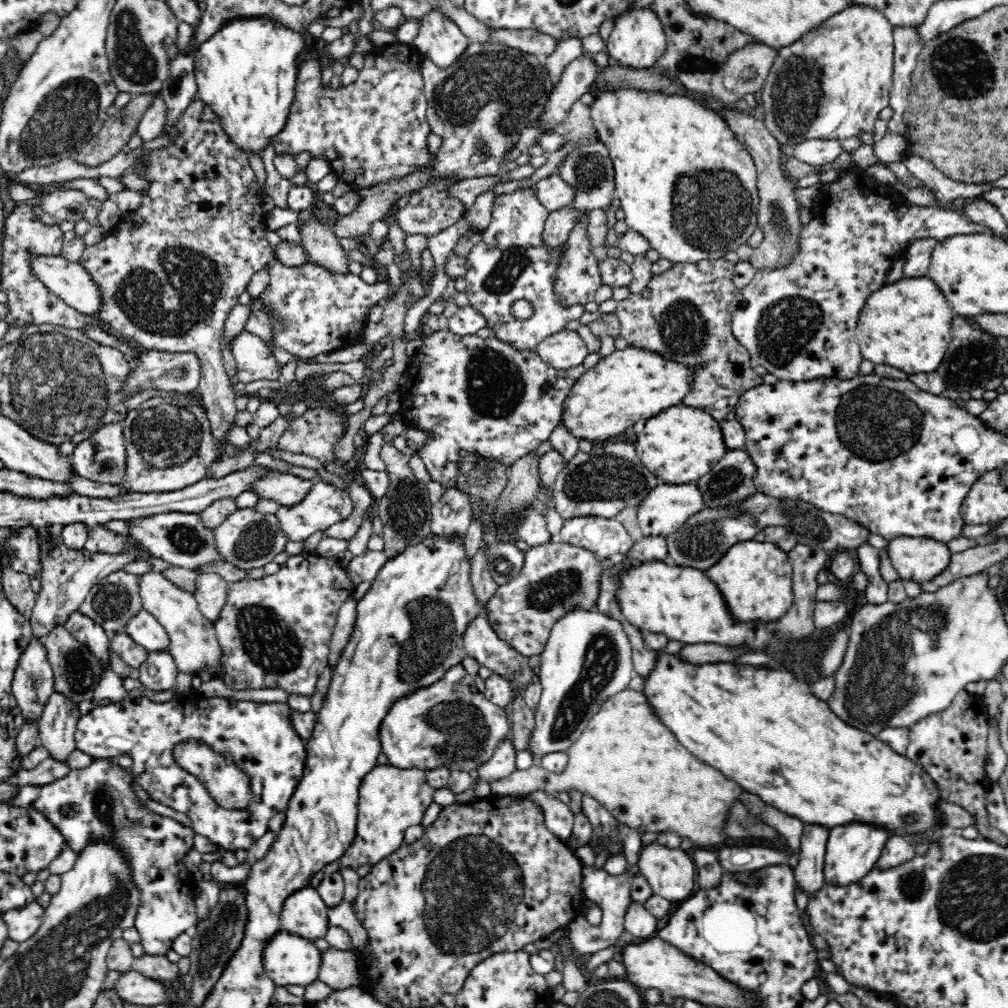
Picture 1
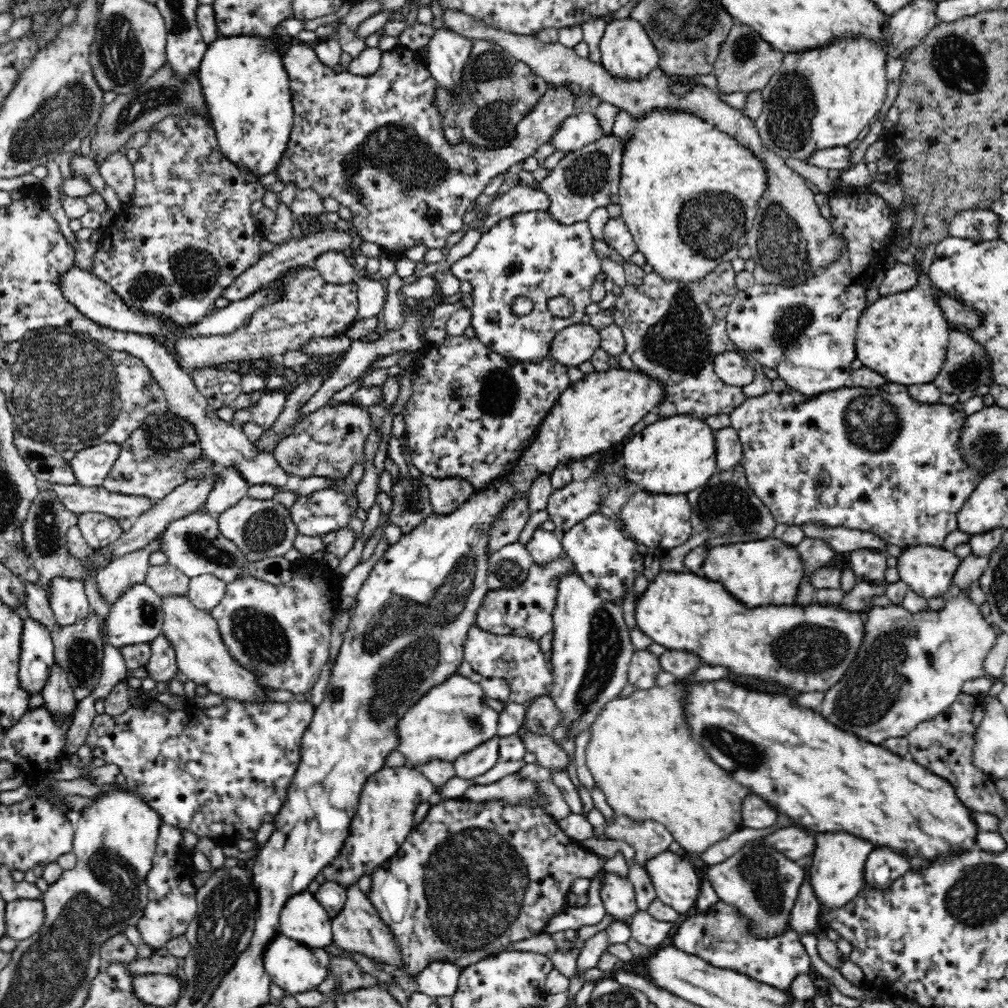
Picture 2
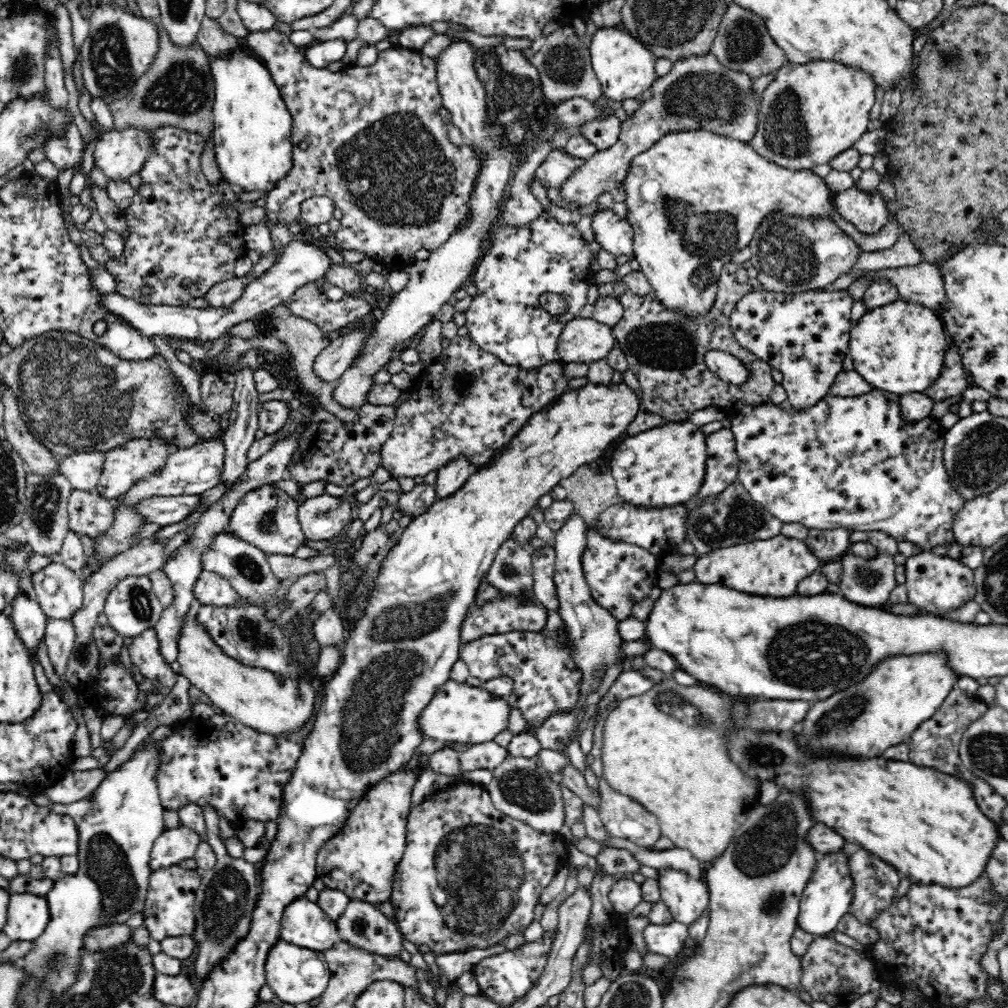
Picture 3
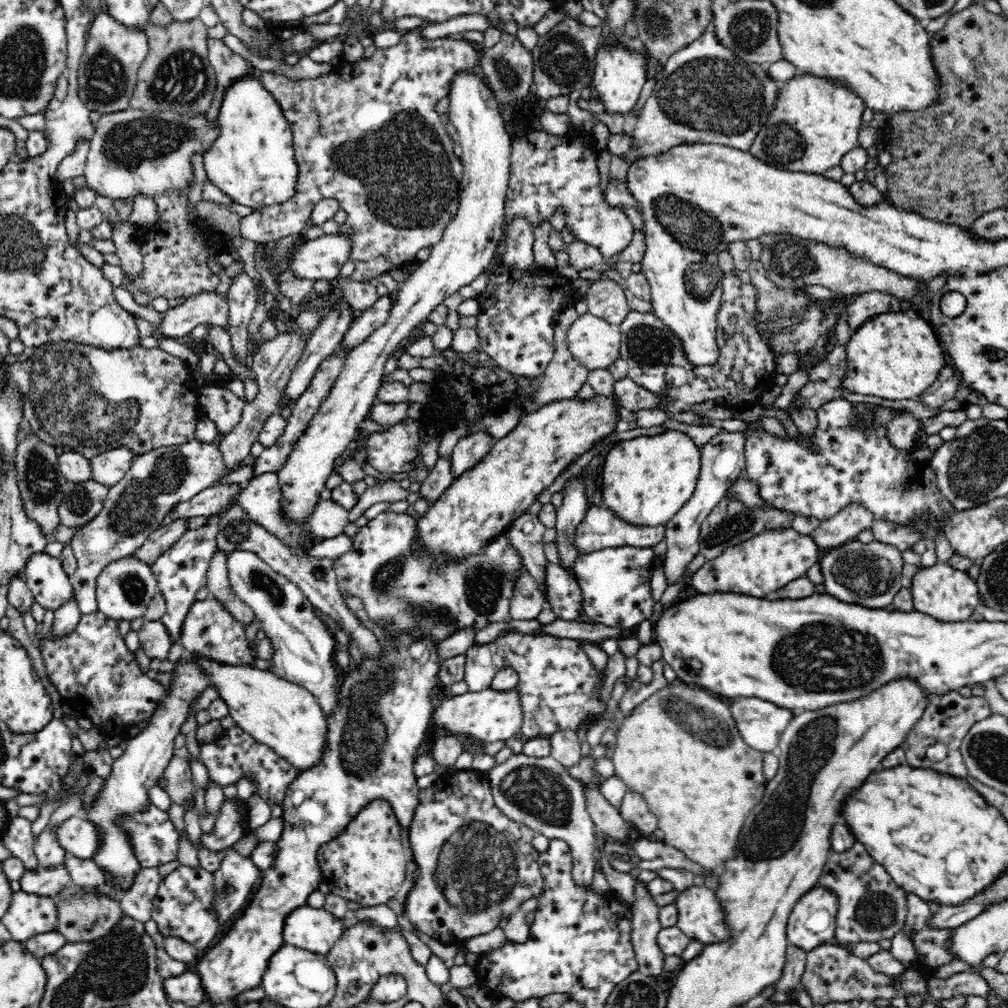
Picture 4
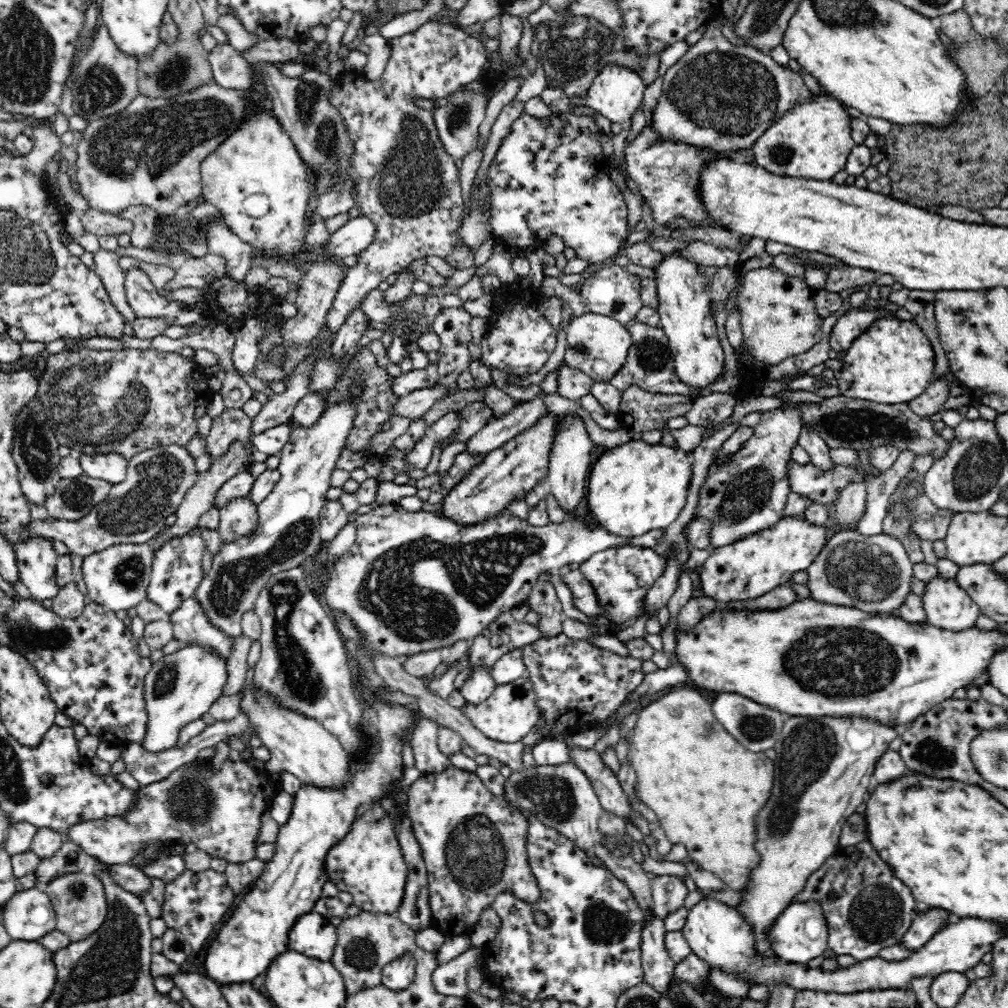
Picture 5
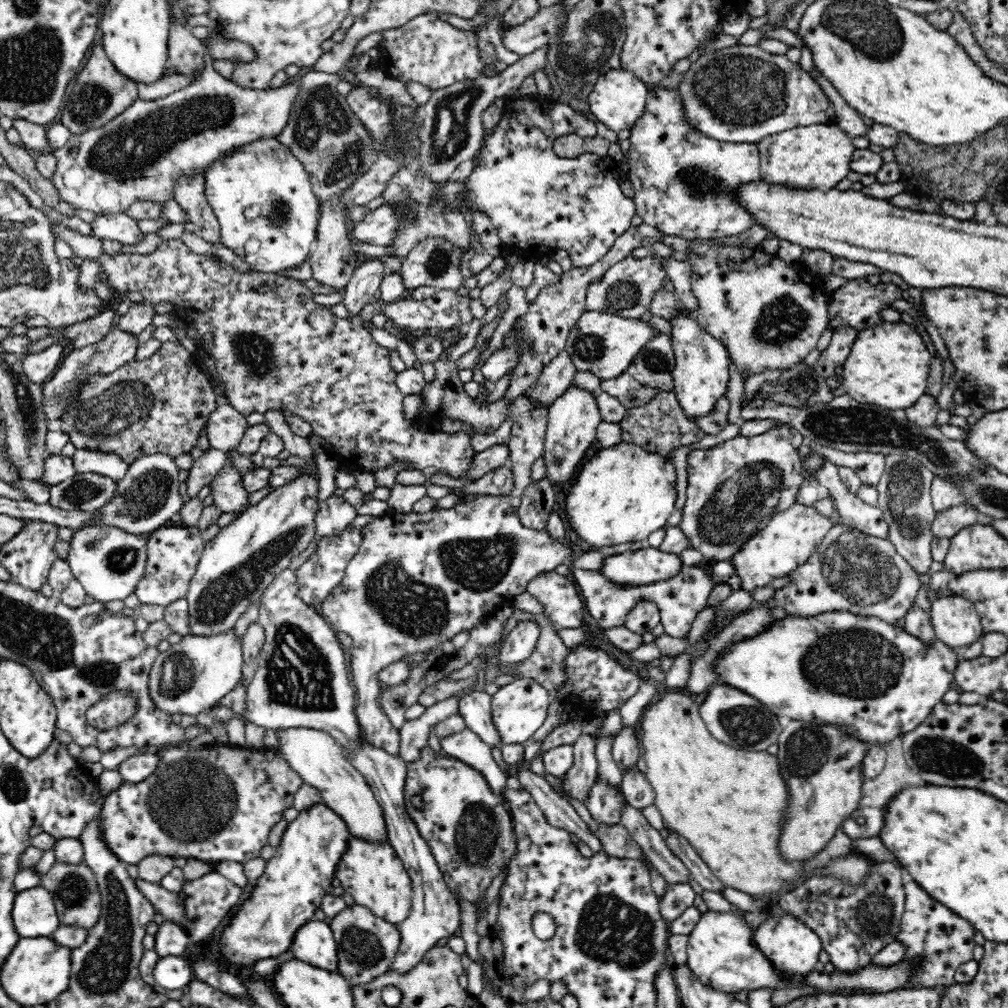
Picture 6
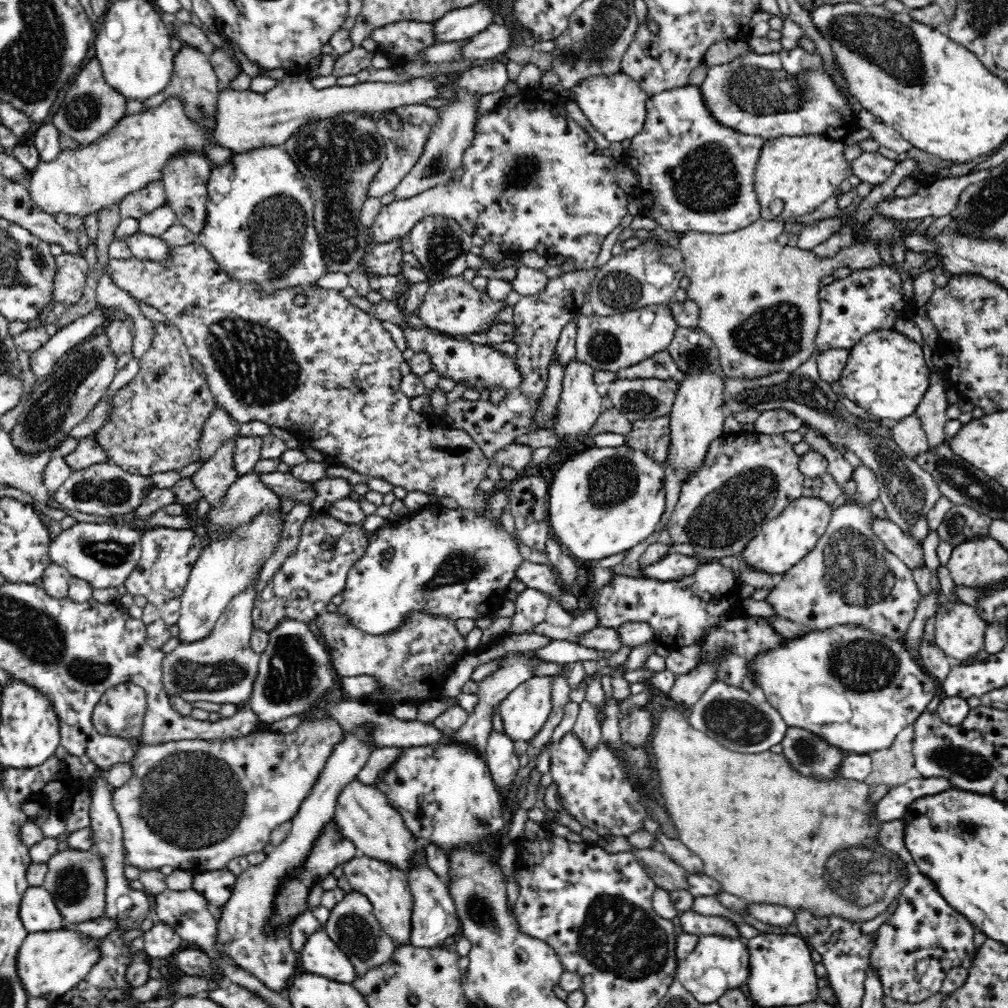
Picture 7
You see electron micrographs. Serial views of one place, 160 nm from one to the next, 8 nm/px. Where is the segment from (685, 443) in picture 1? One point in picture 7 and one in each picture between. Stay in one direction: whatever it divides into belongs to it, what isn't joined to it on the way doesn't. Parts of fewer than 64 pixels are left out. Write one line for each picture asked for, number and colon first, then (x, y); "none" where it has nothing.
2: (676, 455)
3: (665, 466)
4: (646, 480)
5: (637, 487)
6: (622, 494)
7: (602, 501)

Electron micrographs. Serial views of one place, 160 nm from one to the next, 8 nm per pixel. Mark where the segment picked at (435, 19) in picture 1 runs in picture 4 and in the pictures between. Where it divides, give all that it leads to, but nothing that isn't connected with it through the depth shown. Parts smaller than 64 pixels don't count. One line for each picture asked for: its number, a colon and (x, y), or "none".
2: (448, 52)
3: (430, 283)
4: (467, 247)

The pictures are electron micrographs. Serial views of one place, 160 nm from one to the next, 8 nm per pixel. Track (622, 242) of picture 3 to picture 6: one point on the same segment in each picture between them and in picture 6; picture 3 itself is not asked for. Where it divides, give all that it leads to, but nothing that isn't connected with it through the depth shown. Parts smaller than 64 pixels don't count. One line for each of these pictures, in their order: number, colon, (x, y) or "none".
4: (547, 171)
5: (548, 177)
6: (528, 193)

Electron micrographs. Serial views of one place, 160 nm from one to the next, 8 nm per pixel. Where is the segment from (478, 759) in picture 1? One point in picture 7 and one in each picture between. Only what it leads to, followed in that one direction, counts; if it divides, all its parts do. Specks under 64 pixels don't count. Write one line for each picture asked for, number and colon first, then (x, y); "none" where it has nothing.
2: (451, 718)
3: (457, 712)
4: (490, 716)
5: (510, 712)
6: (518, 709)
7: (524, 711)

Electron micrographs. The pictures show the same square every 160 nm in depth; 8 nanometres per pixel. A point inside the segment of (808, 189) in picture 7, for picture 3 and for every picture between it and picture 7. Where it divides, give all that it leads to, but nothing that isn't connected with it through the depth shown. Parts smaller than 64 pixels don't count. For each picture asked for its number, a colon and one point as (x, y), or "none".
3: (809, 114)
4: (815, 123)
5: (813, 142)
6: (818, 157)

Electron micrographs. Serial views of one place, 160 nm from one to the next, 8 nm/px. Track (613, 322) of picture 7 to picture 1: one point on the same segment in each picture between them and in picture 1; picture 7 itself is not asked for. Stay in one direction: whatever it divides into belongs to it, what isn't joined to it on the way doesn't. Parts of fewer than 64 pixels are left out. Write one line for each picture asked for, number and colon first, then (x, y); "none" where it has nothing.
1: (565, 349)
2: (576, 344)
3: (583, 340)
4: (595, 343)
5: (597, 344)
6: (605, 344)

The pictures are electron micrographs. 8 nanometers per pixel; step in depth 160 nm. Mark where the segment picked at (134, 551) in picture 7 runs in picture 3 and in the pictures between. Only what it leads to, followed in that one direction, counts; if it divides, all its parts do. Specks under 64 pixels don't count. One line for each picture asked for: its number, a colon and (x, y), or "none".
3: (132, 606)
4: (125, 587)
5: (117, 577)
6: (108, 561)

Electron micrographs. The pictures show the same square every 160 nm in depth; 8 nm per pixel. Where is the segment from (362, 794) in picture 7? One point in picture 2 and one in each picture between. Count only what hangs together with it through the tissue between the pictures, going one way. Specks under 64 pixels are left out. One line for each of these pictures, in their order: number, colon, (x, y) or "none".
2: (201, 654)
3: (280, 705)
4: (285, 717)
5: (299, 745)
6: (313, 754)

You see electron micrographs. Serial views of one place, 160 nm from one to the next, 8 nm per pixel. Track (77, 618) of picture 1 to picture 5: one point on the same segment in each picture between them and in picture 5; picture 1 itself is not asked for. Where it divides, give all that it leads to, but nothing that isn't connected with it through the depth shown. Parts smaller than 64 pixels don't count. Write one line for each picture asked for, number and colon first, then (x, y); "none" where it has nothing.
2: (66, 596)
3: (59, 591)
4: (50, 586)
5: (36, 558)

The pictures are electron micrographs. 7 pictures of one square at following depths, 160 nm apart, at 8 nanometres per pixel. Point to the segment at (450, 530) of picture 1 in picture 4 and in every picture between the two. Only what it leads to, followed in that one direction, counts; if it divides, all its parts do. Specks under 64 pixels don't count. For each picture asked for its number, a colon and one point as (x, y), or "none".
2: (446, 495)
3: (451, 477)
4: (471, 449)

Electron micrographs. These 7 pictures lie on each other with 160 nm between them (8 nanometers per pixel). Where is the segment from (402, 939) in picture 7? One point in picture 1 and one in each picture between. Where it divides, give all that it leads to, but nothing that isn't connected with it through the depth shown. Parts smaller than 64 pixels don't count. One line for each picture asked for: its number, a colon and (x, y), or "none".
1: (391, 799)
2: (383, 818)
3: (361, 860)
4: (366, 863)
5: (368, 862)
6: (372, 872)

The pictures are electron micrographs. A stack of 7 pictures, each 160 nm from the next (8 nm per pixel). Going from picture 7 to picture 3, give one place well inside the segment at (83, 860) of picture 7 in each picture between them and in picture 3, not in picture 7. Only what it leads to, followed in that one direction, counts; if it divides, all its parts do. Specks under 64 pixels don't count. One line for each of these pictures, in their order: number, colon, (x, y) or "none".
3: (100, 938)
4: (84, 914)
5: (79, 902)
6: (74, 889)

